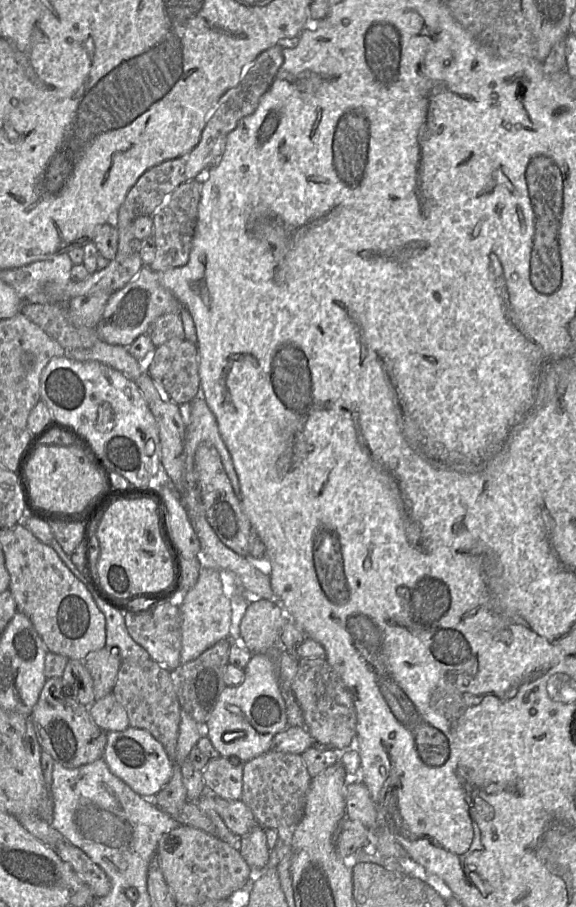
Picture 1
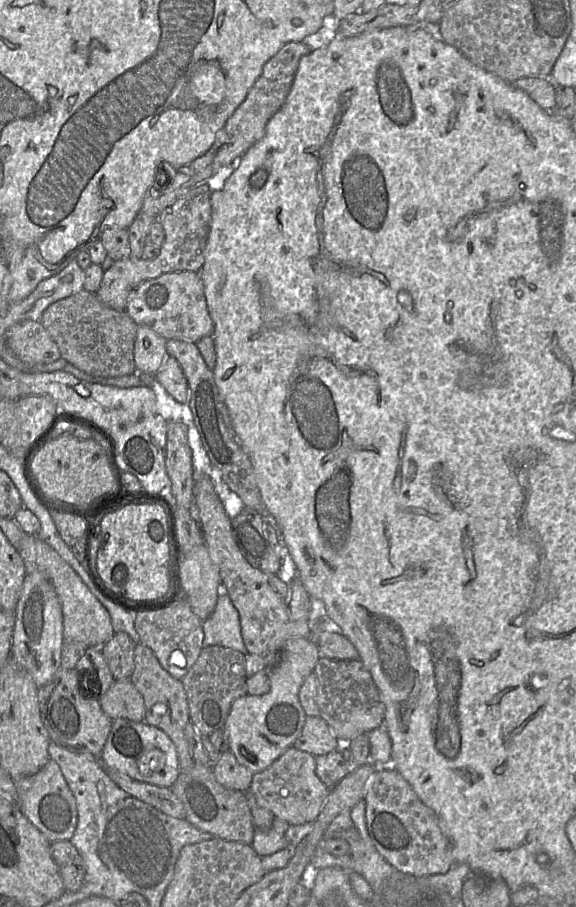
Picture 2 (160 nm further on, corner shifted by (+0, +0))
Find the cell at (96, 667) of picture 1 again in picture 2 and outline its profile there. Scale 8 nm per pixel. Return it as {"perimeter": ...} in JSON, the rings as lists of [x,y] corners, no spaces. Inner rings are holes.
{"perimeter":[[[117,632],[103,645],[102,653],[115,681],[130,679],[136,644],[125,632]]]}

